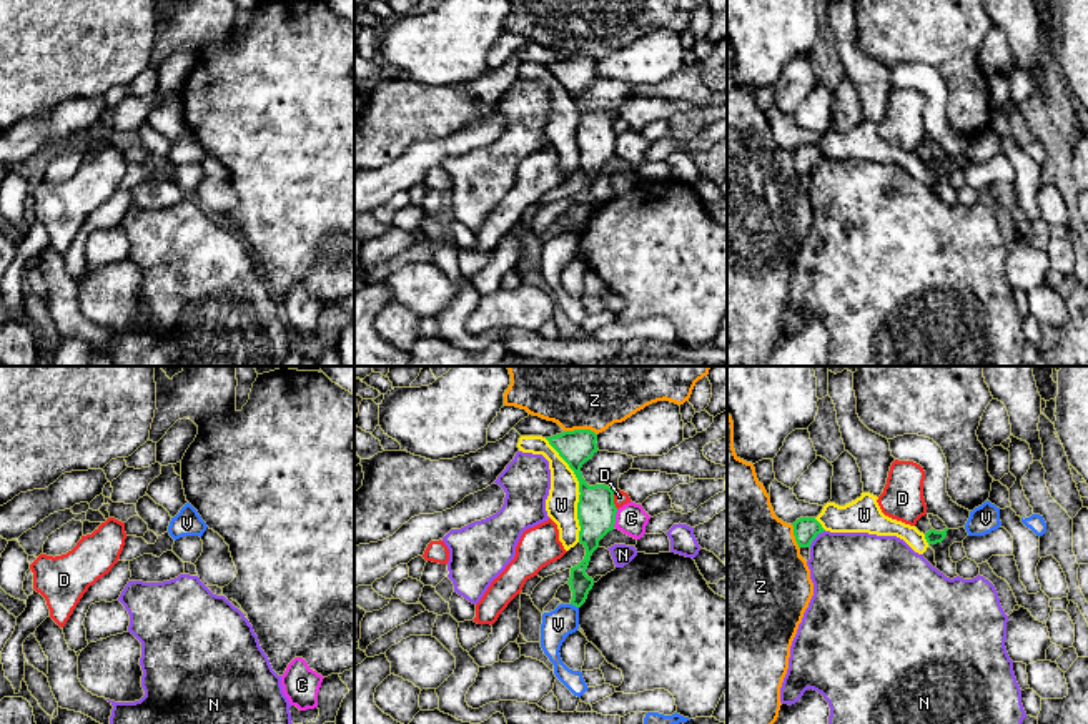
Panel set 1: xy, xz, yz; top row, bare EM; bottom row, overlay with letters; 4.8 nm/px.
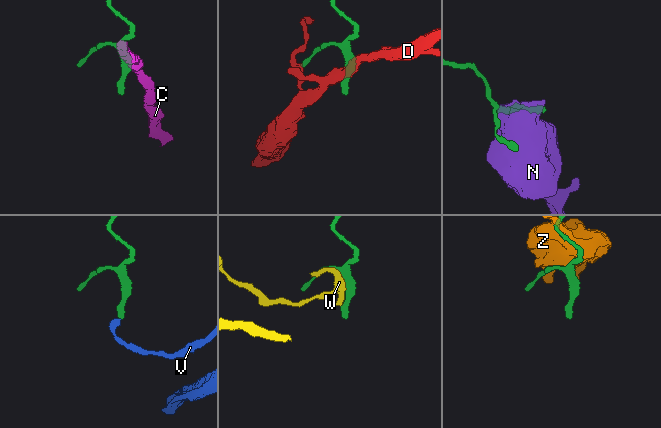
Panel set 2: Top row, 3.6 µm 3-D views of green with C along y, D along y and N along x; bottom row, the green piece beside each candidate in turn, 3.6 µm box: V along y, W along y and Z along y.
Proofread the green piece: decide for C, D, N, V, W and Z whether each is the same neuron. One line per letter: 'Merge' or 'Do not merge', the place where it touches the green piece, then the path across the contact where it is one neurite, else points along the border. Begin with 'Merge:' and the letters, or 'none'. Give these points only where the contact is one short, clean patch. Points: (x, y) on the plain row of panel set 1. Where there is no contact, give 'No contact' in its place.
Merge: none
C: Do not merge. Touches green at xz (614, 145)
D: Do not merge. Touches green at xz (613, 128). Boundary: xz (614, 120), (614, 132), (618, 135)
N: Do not merge. Touches green at yz (816, 163)
V: Do not merge. Touches green at xz (574, 232). Boundary: xz (571, 230), (578, 235)
W: Do not merge. Touches green at xz (579, 117)
Z: Do not merge. Touches green at xz (581, 57)

